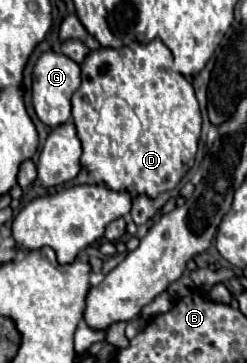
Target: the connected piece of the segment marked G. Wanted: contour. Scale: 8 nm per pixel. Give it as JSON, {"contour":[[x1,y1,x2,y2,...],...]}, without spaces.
{"contour":[[56,51,42,53,32,73,32,101,38,119,50,127,58,127,66,123,72,117,70,99,78,87,80,87,80,67,72,59]]}

